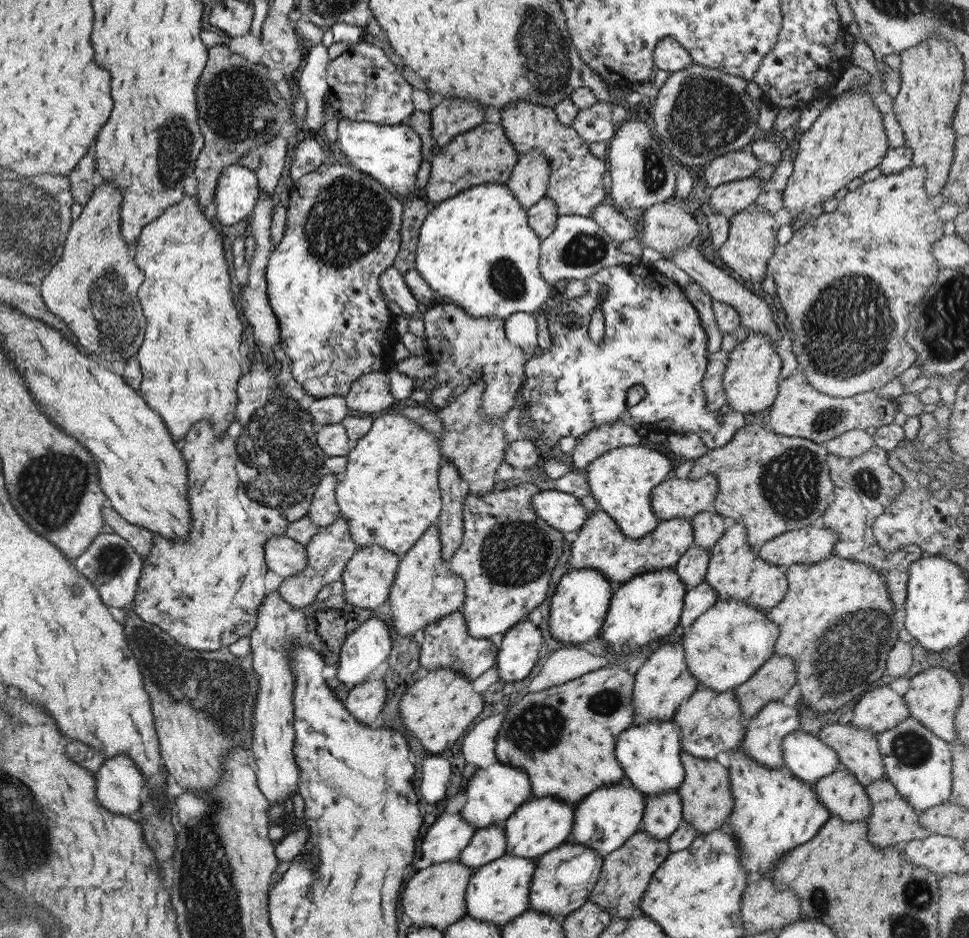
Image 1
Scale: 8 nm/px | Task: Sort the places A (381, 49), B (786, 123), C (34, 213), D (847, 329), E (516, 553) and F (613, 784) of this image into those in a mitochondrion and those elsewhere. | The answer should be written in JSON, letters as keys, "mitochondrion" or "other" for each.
{"A":"other","B":"other","C":"mitochondrion","D":"mitochondrion","E":"mitochondrion","F":"other"}

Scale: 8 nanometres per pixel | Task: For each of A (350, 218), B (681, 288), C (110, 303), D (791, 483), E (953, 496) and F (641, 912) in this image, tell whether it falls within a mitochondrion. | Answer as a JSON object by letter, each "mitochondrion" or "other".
{"A":"mitochondrion","B":"other","C":"mitochondrion","D":"mitochondrion","E":"other","F":"other"}

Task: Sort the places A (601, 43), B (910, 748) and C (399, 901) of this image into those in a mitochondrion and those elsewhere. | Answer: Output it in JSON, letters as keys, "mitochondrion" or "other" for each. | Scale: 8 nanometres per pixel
{"A":"other","B":"mitochondrion","C":"other"}

